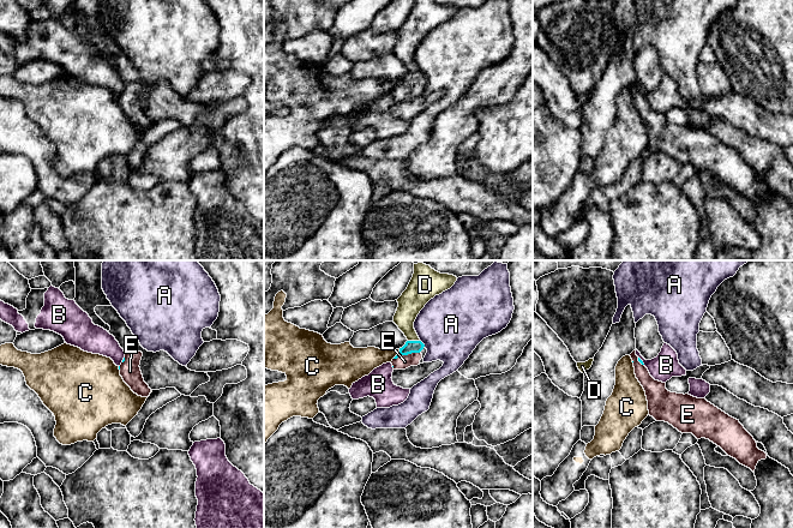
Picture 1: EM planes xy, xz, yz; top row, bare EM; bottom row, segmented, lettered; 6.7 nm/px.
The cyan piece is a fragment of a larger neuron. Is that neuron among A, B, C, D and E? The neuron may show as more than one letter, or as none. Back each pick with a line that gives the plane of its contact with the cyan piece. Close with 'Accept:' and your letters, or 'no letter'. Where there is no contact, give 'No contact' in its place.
D: Touches cyan in xz
E: Touches cyan in xz
Accept: D, E

